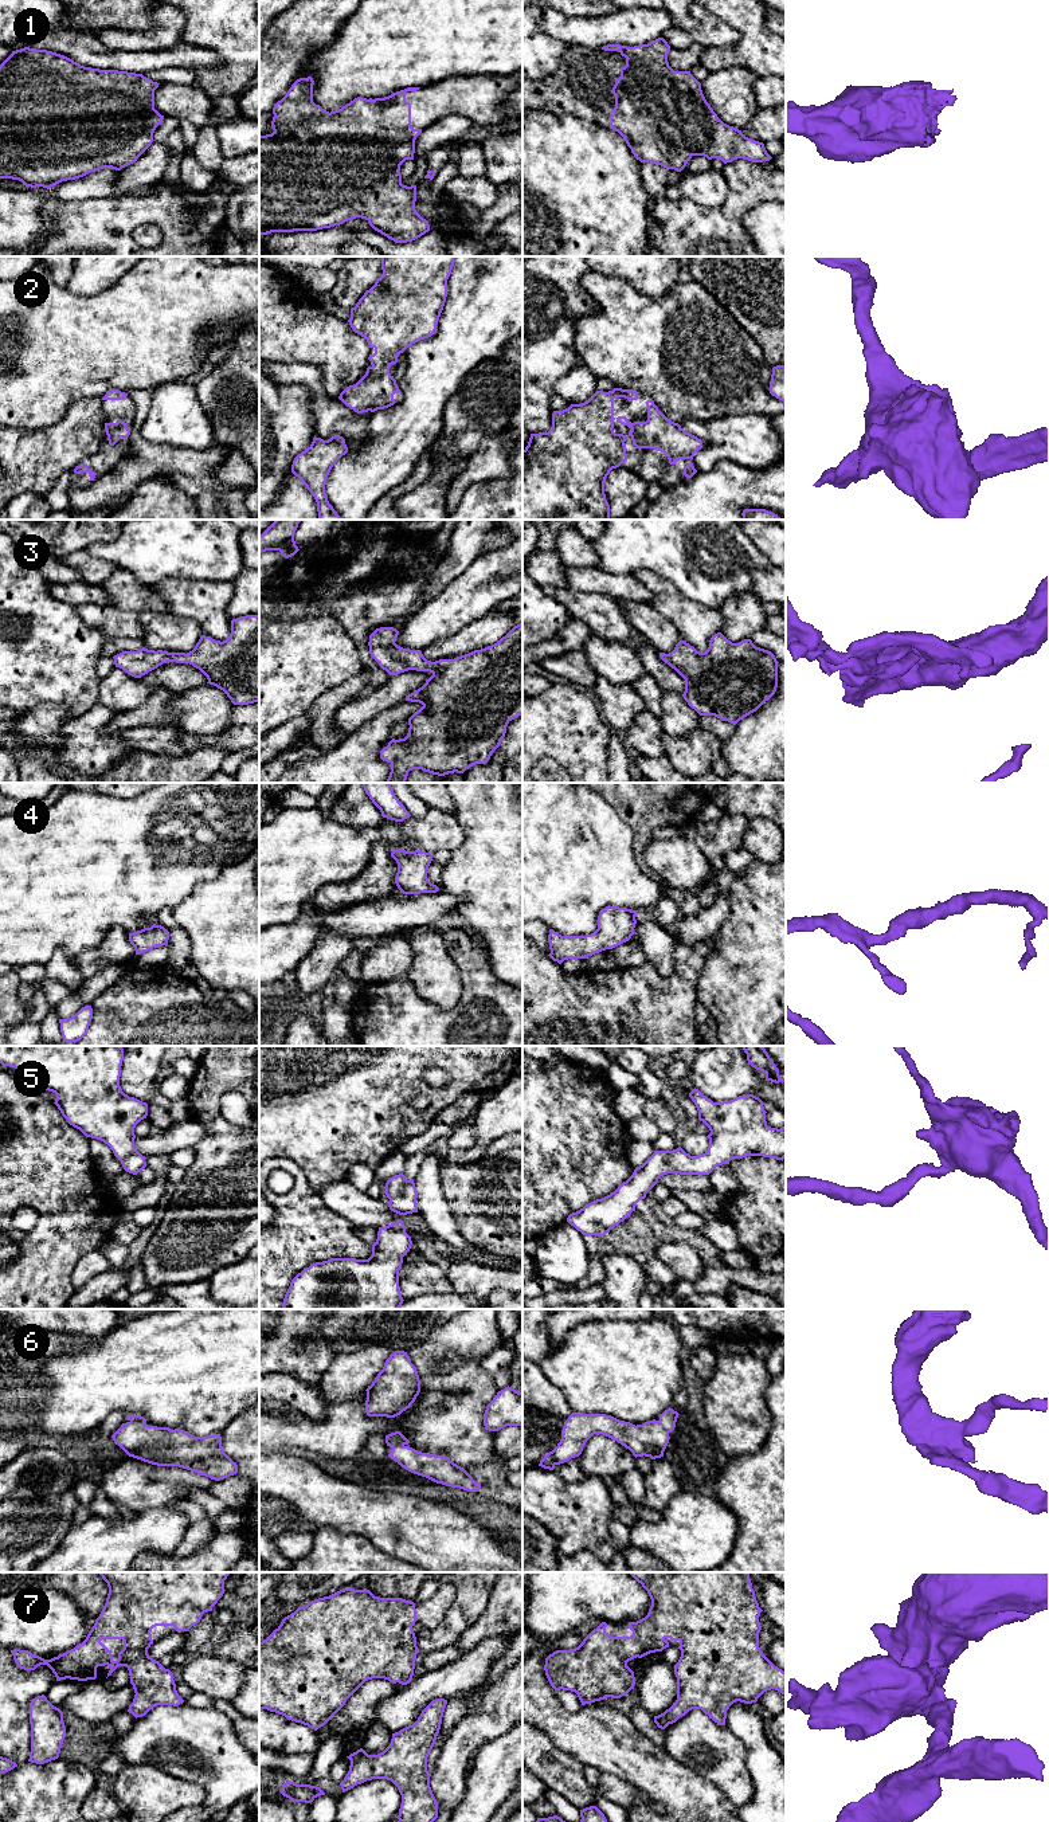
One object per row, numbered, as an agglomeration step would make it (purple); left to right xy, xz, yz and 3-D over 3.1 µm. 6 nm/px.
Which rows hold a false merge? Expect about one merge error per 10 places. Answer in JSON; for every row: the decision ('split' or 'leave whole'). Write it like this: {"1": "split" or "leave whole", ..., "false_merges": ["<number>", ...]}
{"1": "leave whole", "2": "leave whole", "3": "leave whole", "4": "leave whole", "5": "leave whole", "6": "leave whole", "7": "leave whole", "false_merges": []}

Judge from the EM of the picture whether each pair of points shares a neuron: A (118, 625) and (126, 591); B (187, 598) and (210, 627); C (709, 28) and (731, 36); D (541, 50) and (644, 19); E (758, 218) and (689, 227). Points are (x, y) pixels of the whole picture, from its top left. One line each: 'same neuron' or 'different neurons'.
A: different neurons
B: same neuron
C: same neuron
D: different neurons
E: different neurons

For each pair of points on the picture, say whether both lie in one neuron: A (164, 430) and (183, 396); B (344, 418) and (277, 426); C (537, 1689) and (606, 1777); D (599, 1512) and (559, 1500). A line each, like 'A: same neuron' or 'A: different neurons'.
A: same neuron
B: different neurons
C: different neurons
D: same neuron

